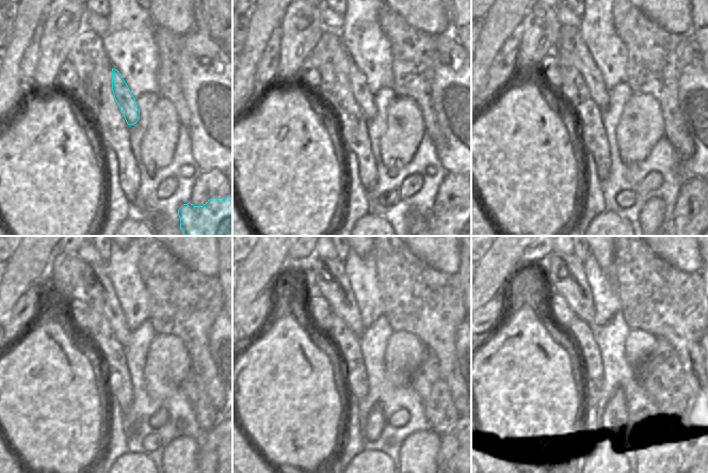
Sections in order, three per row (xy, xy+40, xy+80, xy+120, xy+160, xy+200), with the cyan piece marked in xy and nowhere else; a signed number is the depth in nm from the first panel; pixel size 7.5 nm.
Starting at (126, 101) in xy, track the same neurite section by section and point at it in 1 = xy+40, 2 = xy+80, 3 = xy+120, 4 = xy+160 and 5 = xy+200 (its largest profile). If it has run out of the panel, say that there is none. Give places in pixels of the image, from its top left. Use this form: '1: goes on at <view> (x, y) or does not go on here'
1: goes on at xy+40 (364, 97)
2: goes on at xy+80 (569, 40)
3: goes on at xy+120 (95, 286)
4: goes on at xy+160 (330, 281)
5: goes on at xy+200 (565, 274)

